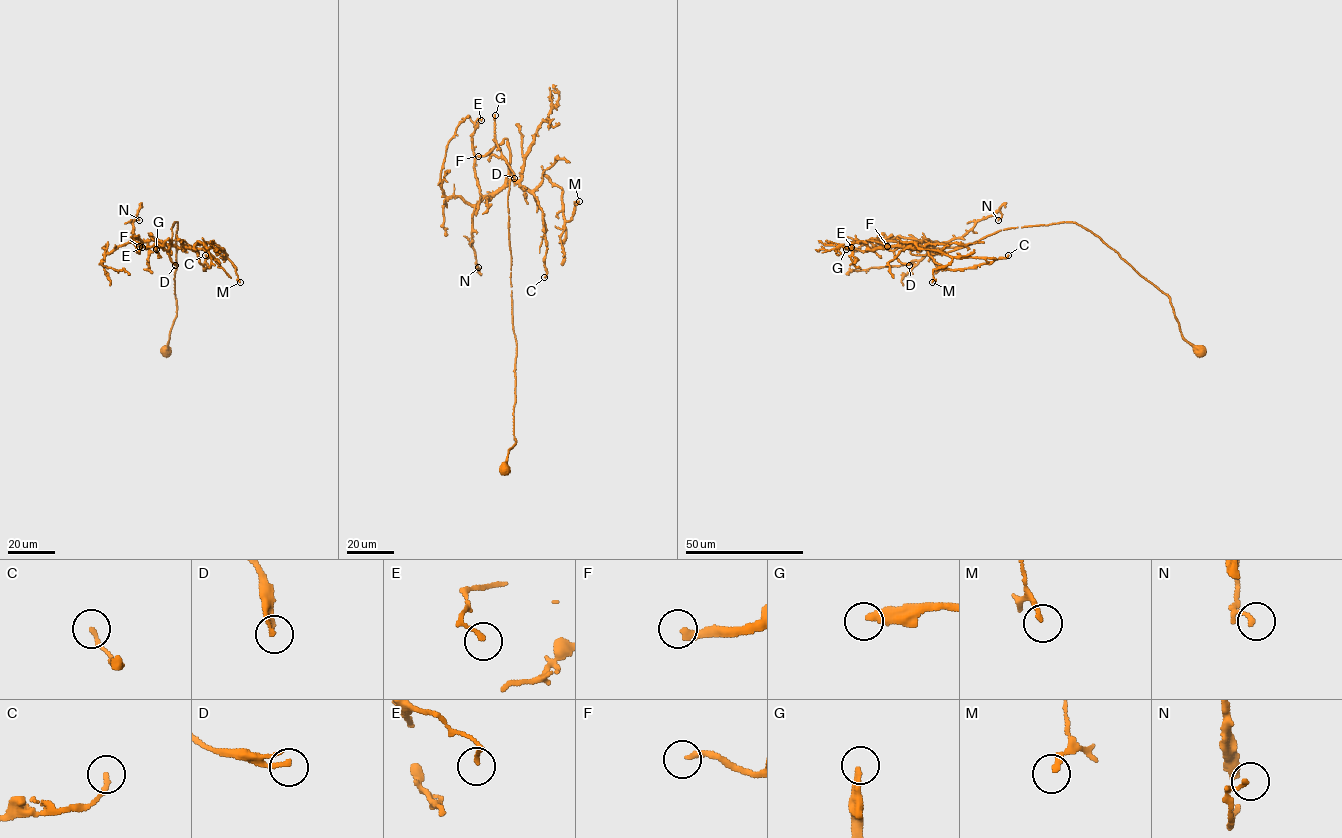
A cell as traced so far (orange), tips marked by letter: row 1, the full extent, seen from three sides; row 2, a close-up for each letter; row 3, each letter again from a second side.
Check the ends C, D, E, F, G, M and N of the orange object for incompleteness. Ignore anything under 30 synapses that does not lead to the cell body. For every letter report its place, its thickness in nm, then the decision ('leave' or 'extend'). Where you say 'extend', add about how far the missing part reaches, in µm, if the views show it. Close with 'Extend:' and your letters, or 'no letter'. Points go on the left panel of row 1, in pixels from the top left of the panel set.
C: at (205, 255); 170 nm thick; leave
D: at (175, 265); 160 nm thick; leave
E: at (142, 247); 150 nm thick; leave
F: at (139, 246); 260 nm thick; extend; about 60 µm are missing
G: at (156, 249); 300 nm thick; extend; about 40 µm are missing
M: at (240, 282); 180 nm thick; leave
N: at (139, 220); 160 nm thick; leave
Extend: F, G

